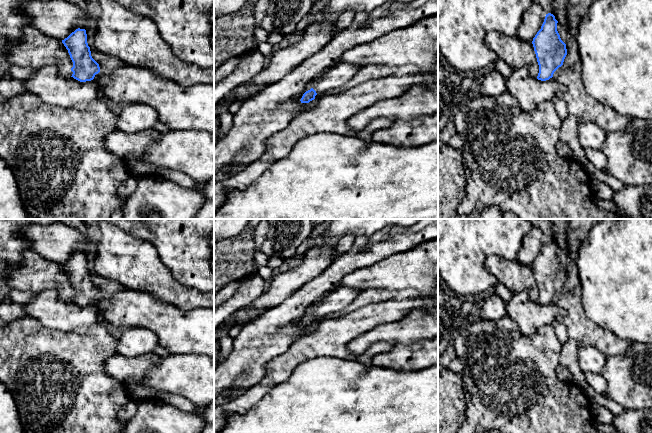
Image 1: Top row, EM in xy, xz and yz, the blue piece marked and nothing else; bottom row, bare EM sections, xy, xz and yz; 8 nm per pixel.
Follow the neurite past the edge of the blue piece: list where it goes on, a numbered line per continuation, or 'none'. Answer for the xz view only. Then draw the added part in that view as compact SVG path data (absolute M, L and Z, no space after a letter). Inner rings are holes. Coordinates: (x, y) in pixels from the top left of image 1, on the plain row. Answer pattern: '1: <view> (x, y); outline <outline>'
1: xz (338, 300); outline M340 286L329 296L322 298L318 304L312 308L317 319L329 318L333 313L344 310L360 294L359 291L347 286Z

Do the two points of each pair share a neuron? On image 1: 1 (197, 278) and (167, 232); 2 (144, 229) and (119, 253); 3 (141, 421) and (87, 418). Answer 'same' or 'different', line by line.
1: same
2: different
3: different

